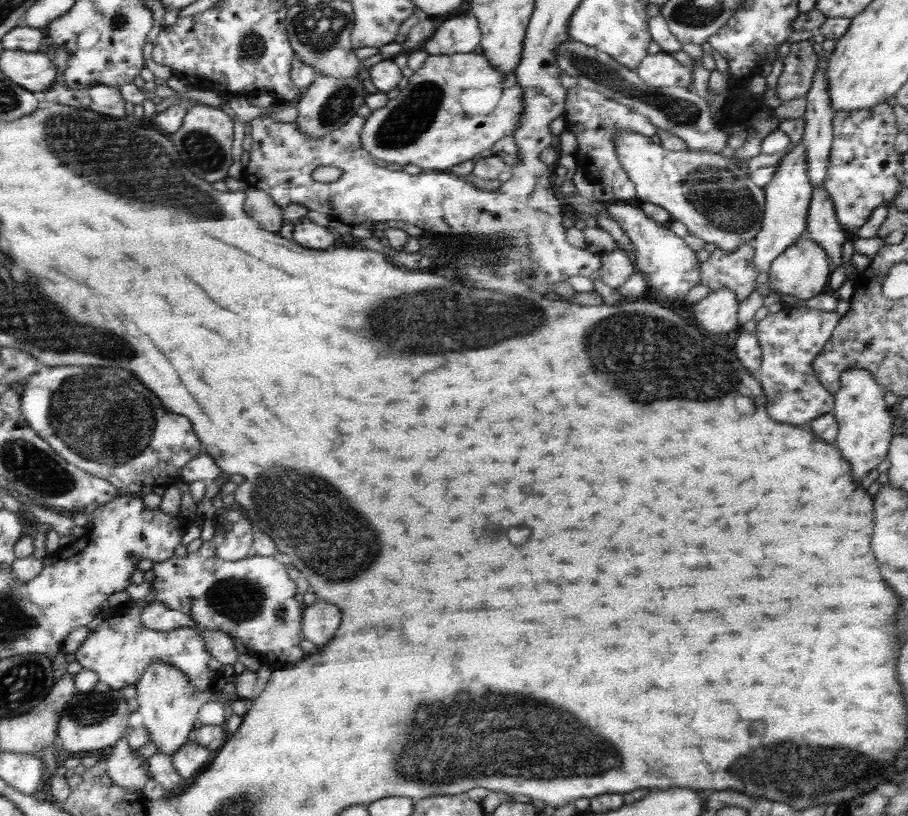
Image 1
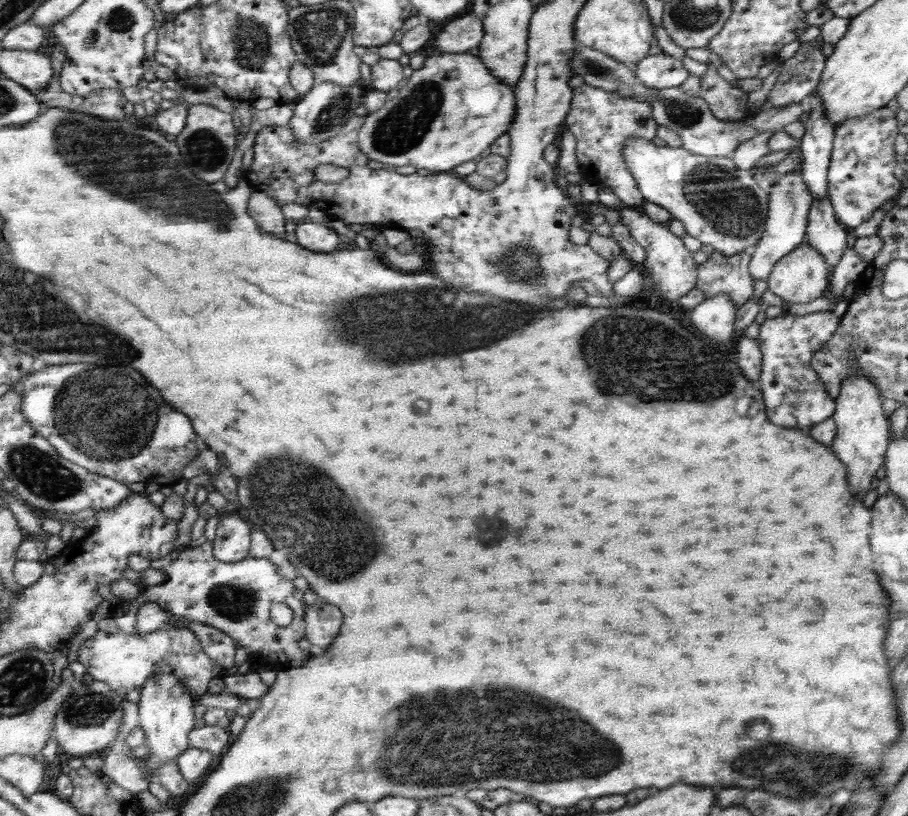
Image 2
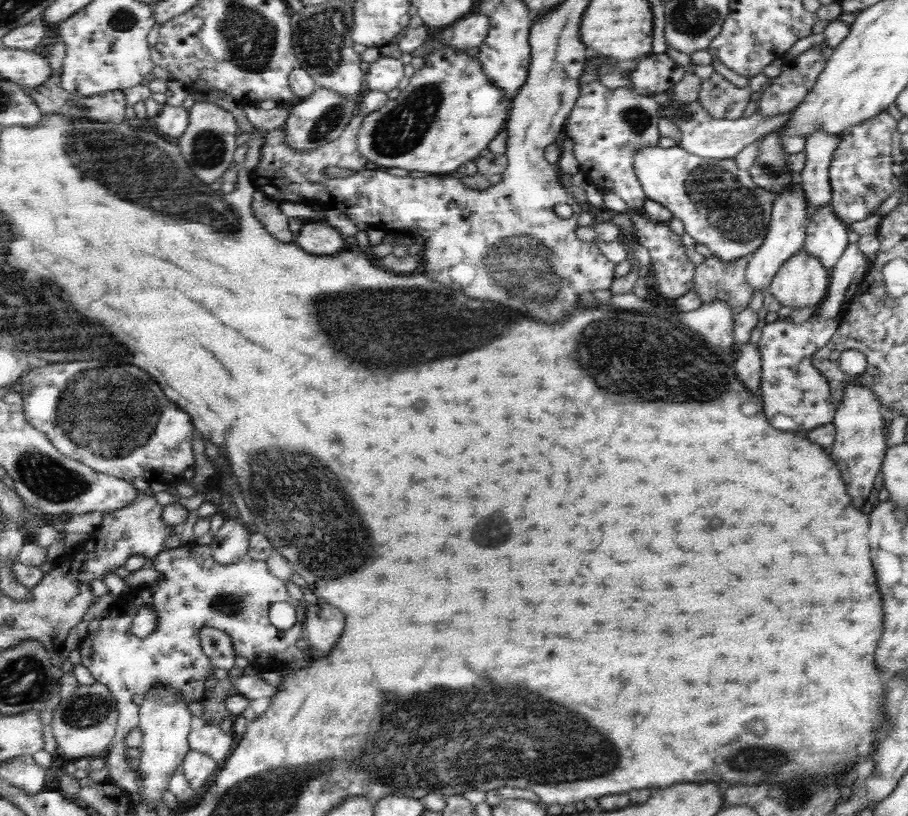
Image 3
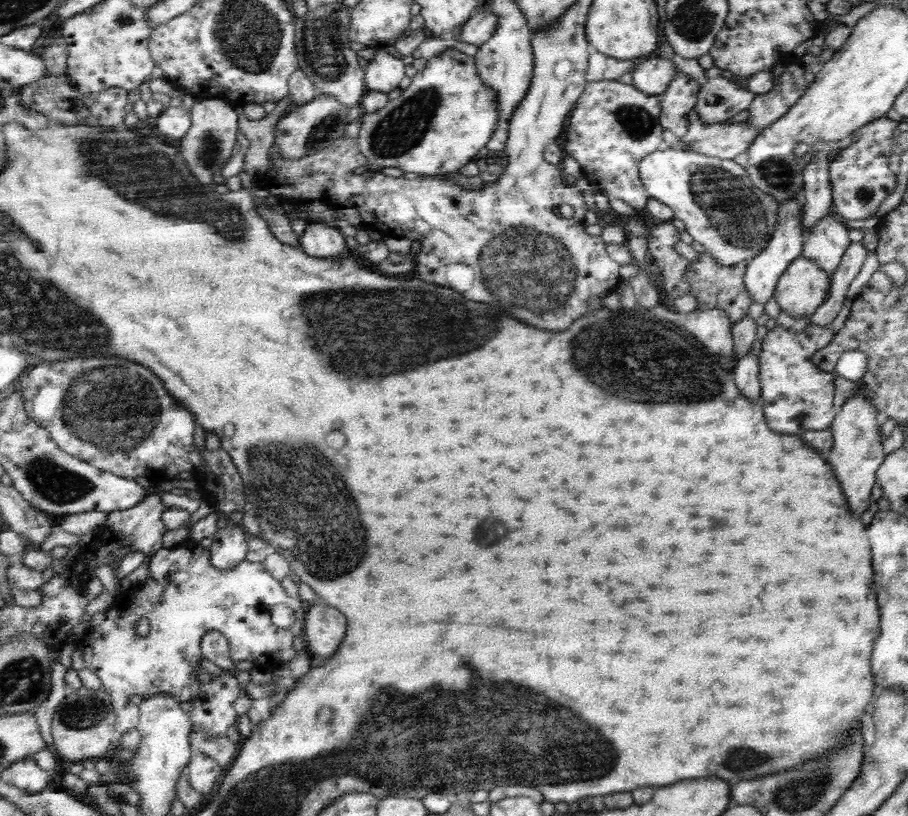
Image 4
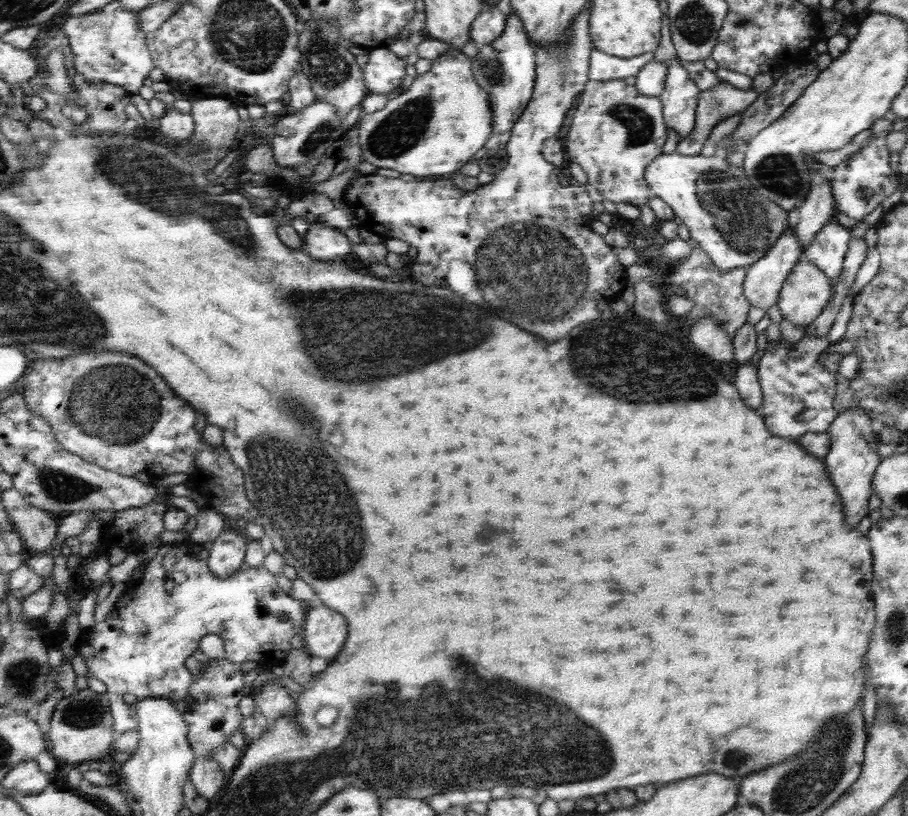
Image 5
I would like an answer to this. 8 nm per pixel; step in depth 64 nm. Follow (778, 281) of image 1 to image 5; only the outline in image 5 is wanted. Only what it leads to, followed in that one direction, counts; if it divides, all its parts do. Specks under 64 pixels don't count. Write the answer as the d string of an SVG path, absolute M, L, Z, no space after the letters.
M795 264L787 280L781 284L777 308L787 322L809 326L833 298L831 280L815 264Z

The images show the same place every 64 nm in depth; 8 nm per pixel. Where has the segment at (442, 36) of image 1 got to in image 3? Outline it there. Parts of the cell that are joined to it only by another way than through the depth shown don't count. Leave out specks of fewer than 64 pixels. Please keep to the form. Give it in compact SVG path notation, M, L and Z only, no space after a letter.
M475 12L473 16L459 20L455 24L455 32L453 38L447 46L457 48L457 50L465 50L465 48L481 48L485 44L485 40L489 38L491 32L491 18L485 14Z

